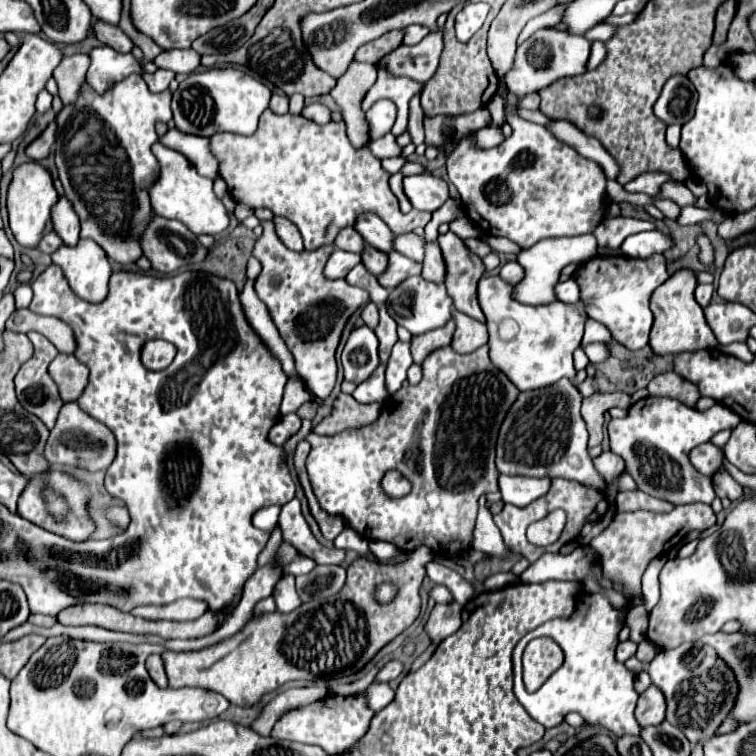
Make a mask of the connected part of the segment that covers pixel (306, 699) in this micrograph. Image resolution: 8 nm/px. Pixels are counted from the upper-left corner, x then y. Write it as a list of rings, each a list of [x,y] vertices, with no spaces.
[[[310,686],[310,688],[290,688],[282,694],[278,694],[260,714],[260,718],[252,724],[252,728],[256,732],[260,732],[262,736],[268,736],[274,728],[274,724],[288,712],[296,710],[296,708],[304,708],[312,702],[318,702],[320,698],[326,696],[326,686]]]

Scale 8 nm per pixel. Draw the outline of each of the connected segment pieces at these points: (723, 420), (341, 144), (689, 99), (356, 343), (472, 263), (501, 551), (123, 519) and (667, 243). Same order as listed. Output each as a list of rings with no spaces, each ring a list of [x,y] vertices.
[[[642,398],[630,406],[630,412],[622,420],[610,420],[608,436],[614,454],[622,456],[628,474],[638,482],[638,488],[650,496],[668,500],[672,504],[712,504],[716,492],[708,480],[692,468],[688,462],[688,452],[694,446],[710,442],[710,438],[722,430],[732,430],[740,424],[740,416],[728,406],[714,404],[710,410],[700,412],[688,408],[674,398]]]
[[[266,110],[260,116],[258,130],[252,136],[236,136],[222,132],[212,136],[210,142],[212,142],[212,152],[220,160],[220,176],[226,180],[232,198],[236,202],[248,204],[250,208],[268,208],[276,216],[288,218],[300,230],[306,250],[316,250],[324,244],[334,244],[338,232],[346,226],[354,226],[358,216],[366,212],[380,216],[394,234],[406,234],[418,226],[424,228],[430,220],[430,214],[418,210],[412,210],[408,214],[400,212],[398,198],[392,194],[388,186],[390,174],[382,170],[380,160],[374,158],[366,148],[360,150],[352,148],[346,136],[344,122],[330,122],[318,126],[302,116],[294,114],[278,116],[272,110]]]
[[[686,74],[672,76],[660,94],[660,98],[654,104],[654,112],[660,120],[666,124],[684,124],[692,118],[696,106],[696,88],[692,82],[688,82]]]
[[[368,326],[356,328],[342,350],[344,380],[364,382],[378,366],[378,338]]]
[[[454,232],[442,234],[438,238],[438,244],[444,254],[444,262],[446,262],[446,270],[448,270],[446,288],[448,288],[448,296],[452,296],[452,300],[454,300],[454,308],[458,312],[486,324],[484,312],[482,312],[482,308],[478,304],[478,296],[476,296],[476,284],[478,284],[480,276],[484,274],[482,260],[476,254],[472,254]]]
[[[484,495],[484,502],[480,504],[480,512],[478,512],[478,520],[476,520],[476,528],[472,532],[472,548],[476,548],[478,552],[486,552],[488,556],[507,557],[509,550],[504,546],[498,526],[494,524],[492,514],[486,508],[485,502]]]
[[[120,506],[108,508],[108,516],[110,516],[110,520],[112,520],[116,526],[122,526],[122,528],[126,528],[128,522],[130,522],[128,510],[126,510],[126,508],[120,508]]]
[[[658,230],[638,232],[628,236],[622,242],[622,250],[628,252],[630,258],[648,258],[654,254],[664,254],[672,246],[674,246],[674,240],[668,234],[662,234]]]

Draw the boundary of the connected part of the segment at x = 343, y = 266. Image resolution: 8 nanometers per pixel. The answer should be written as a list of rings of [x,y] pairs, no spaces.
[[[336,248],[326,262],[324,276],[328,276],[328,278],[346,278],[346,274],[352,270],[352,266],[356,266],[360,260],[362,260],[360,254],[352,254],[352,252]]]

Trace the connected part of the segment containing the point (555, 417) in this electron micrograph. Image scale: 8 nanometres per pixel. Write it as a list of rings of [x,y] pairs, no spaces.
[[[566,378],[550,388],[522,392],[500,428],[496,446],[498,472],[534,478],[566,478],[604,492],[606,480],[596,472],[592,456],[588,454],[588,432],[580,416],[580,402],[582,396]]]

